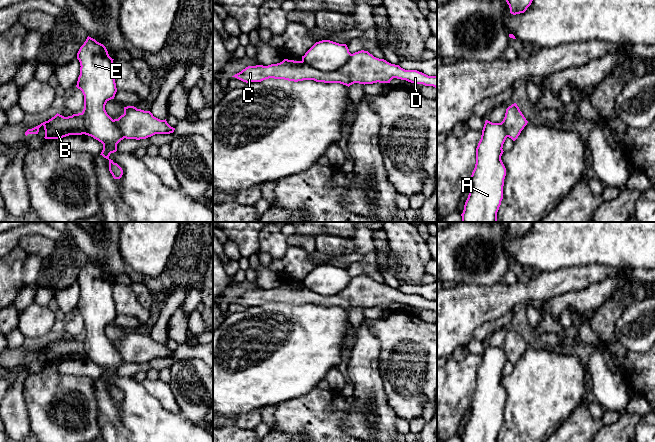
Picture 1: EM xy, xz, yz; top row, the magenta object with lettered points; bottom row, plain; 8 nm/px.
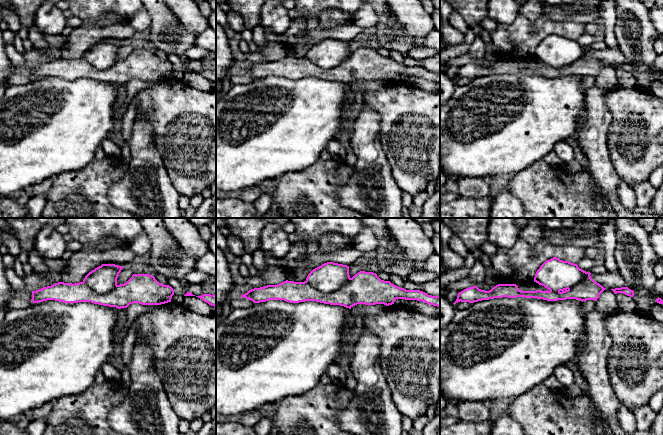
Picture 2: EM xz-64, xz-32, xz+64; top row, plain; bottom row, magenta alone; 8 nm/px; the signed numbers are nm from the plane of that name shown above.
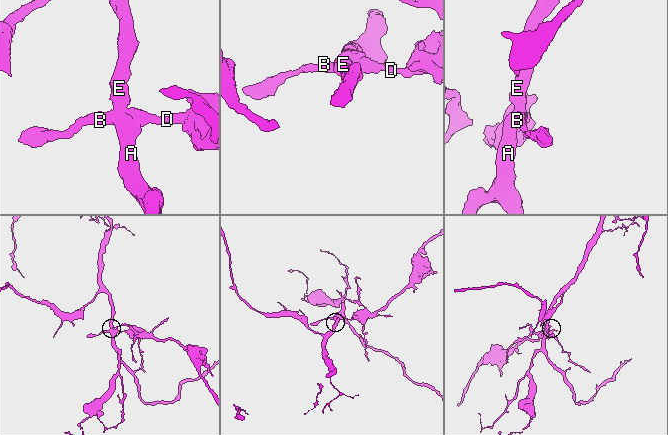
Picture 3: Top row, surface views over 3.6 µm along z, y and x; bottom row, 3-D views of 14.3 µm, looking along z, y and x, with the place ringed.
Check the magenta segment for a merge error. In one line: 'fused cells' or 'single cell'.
fused cells

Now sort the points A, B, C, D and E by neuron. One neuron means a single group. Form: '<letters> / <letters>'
A E / B C D

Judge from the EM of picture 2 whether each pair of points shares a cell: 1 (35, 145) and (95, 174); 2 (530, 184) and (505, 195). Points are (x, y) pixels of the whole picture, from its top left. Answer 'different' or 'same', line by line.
1: different
2: different

